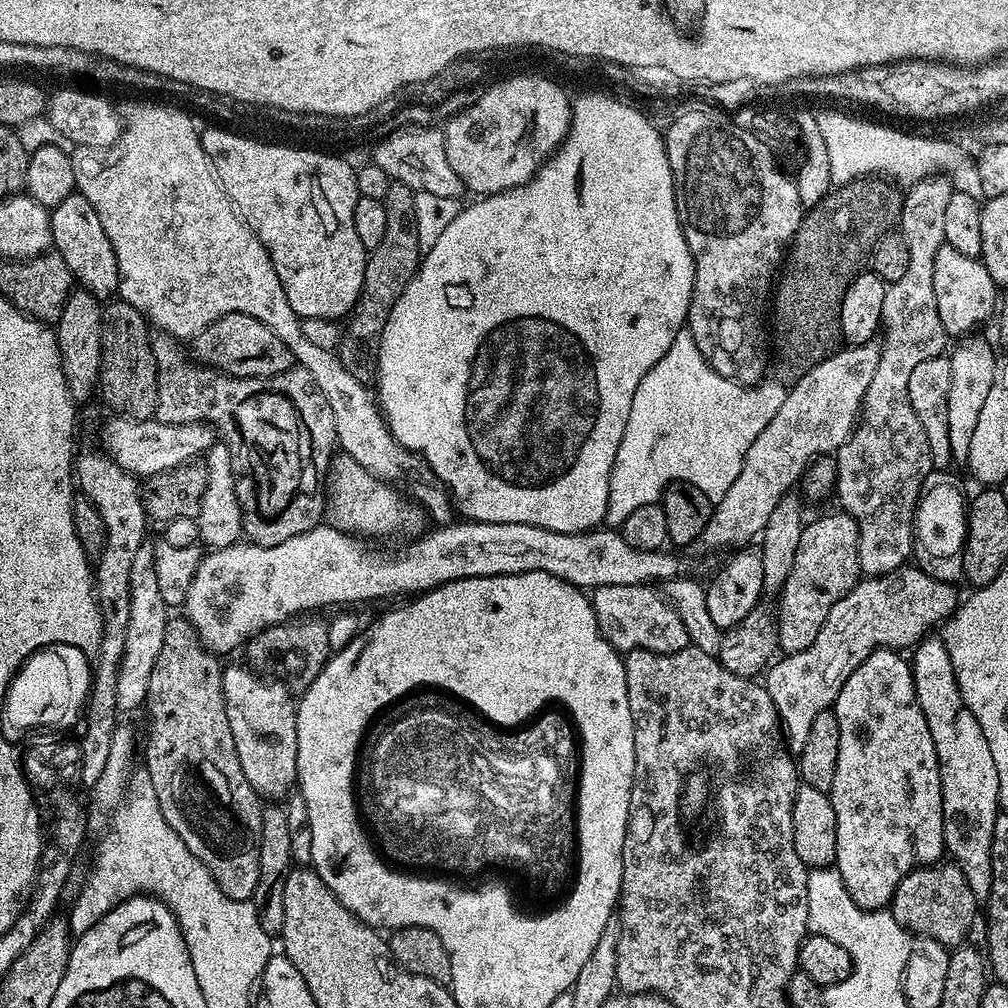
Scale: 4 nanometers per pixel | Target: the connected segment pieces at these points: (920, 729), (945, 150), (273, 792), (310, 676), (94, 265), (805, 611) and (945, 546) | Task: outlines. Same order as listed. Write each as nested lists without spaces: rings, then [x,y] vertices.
[[[880,648],[877,652],[872,652],[870,658],[866,658],[866,662],[862,662],[862,666],[858,666],[858,670],[850,674],[850,678],[846,678],[846,686],[842,686],[834,705],[838,718],[838,770],[834,770],[834,782],[830,793],[834,806],[834,818],[838,818],[838,850],[834,867],[840,873],[842,882],[846,886],[847,899],[855,907],[857,904],[858,907],[864,908],[863,910],[880,910],[891,905],[894,890],[907,872],[911,872],[917,866],[931,866],[937,863],[946,852],[942,786],[940,785],[940,767],[934,750],[934,738],[930,738],[930,726],[922,714],[916,697],[911,663],[900,656],[903,655],[899,651],[890,648]]]
[[[828,112],[822,116],[826,150],[830,154],[830,174],[833,185],[839,186],[864,176],[887,178],[900,186],[911,186],[921,178],[943,174],[948,178],[968,176],[975,178],[978,166],[975,159],[964,153],[960,144],[944,140],[939,144],[932,136],[911,136],[884,124],[871,124],[868,120],[855,120],[844,112]]]
[[[232,664],[229,668],[227,665],[223,673],[224,709],[226,718],[230,718],[230,734],[234,734],[242,774],[246,774],[246,782],[250,782],[257,796],[268,802],[283,801],[297,787],[297,701],[279,679],[267,680],[240,664]]]
[[[300,614],[295,618],[283,620],[280,624],[271,624],[269,628],[252,637],[246,645],[246,652],[252,656],[272,656],[272,668],[277,677],[292,690],[303,690],[314,682],[314,678],[324,665],[332,652],[330,642],[327,640],[328,625],[324,620],[315,620],[315,615]]]
[[[78,191],[62,198],[56,208],[50,212],[50,230],[52,231],[52,248],[70,266],[73,281],[79,287],[92,292],[97,298],[115,297],[120,287],[118,260],[114,258],[114,246],[110,246],[110,238],[106,238],[106,230],[102,230],[102,222],[98,222],[98,214],[94,214],[94,206],[86,202],[86,198]]]
[[[843,510],[828,512],[812,520],[800,529],[798,554],[794,554],[794,566],[790,566],[790,578],[778,594],[778,642],[780,652],[801,652],[818,638],[826,614],[862,579],[858,558],[858,522]]]
[[[934,470],[926,478],[926,482],[922,482],[922,490],[916,503],[916,516],[912,519],[912,550],[915,567],[944,584],[956,584],[964,575],[964,539],[968,533],[968,510],[966,496],[964,500],[955,478],[947,476],[948,474],[944,470]]]

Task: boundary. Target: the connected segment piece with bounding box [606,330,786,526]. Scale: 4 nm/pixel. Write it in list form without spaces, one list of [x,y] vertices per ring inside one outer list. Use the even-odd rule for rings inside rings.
[[[681,330],[670,350],[658,358],[650,374],[646,374],[646,378],[638,382],[638,390],[634,390],[630,418],[626,418],[626,434],[622,434],[614,466],[610,470],[607,523],[619,526],[627,516],[634,514],[636,505],[657,503],[661,492],[673,480],[685,480],[690,482],[690,486],[698,486],[698,490],[702,490],[708,500],[721,500],[726,490],[734,486],[734,478],[742,474],[746,450],[750,450],[750,446],[754,446],[754,438],[758,438],[758,434],[770,426],[770,418],[778,414],[784,401],[785,385],[775,379],[768,379],[755,386],[727,380],[708,365],[706,358],[702,358],[698,346],[694,346],[694,338],[687,331]]]

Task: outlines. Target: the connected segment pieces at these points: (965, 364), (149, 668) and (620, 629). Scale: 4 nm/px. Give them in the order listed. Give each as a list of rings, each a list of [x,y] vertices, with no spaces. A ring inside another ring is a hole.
[[[969,334],[959,341],[960,344],[953,352],[950,352],[950,398],[946,402],[946,418],[950,422],[950,450],[953,461],[967,461],[970,454],[970,437],[974,435],[974,429],[986,402],[990,386],[994,383],[994,366],[998,359],[997,353],[992,353],[992,348],[980,337],[980,334]]]
[[[145,546],[134,554],[130,570],[130,626],[126,626],[124,657],[115,669],[116,707],[121,713],[132,712],[147,701],[150,674],[154,674],[154,662],[158,662],[158,653],[162,650],[162,637],[166,634],[168,619],[170,609],[162,602],[162,589],[158,586],[158,574],[154,571],[154,554],[151,547]]]
[[[646,584],[591,589],[590,599],[598,630],[617,652],[627,654],[635,648],[641,648],[658,654],[670,654],[689,647],[690,641],[686,626],[682,626],[682,618],[678,618],[672,605],[654,589],[656,588]]]

